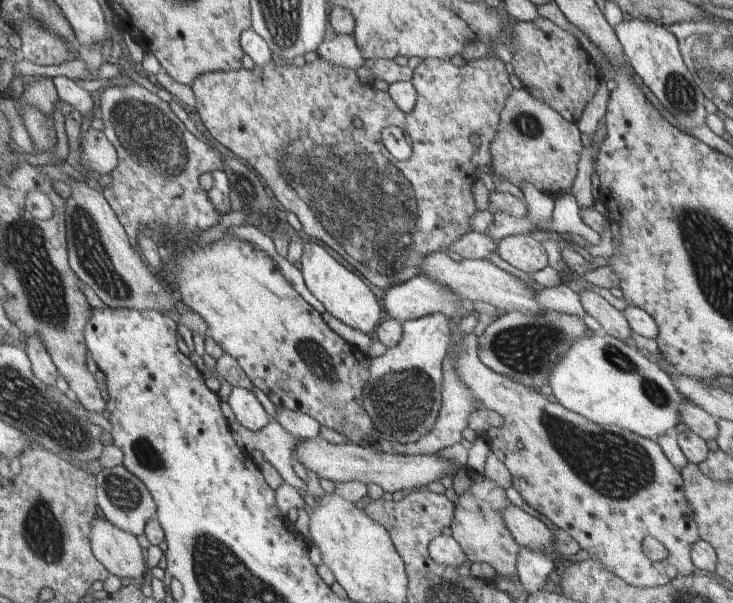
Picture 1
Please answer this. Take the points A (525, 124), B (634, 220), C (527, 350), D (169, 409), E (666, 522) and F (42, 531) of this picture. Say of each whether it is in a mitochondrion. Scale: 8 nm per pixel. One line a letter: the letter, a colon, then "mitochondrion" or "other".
A: mitochondrion
B: other
C: mitochondrion
D: other
E: other
F: mitochondrion

